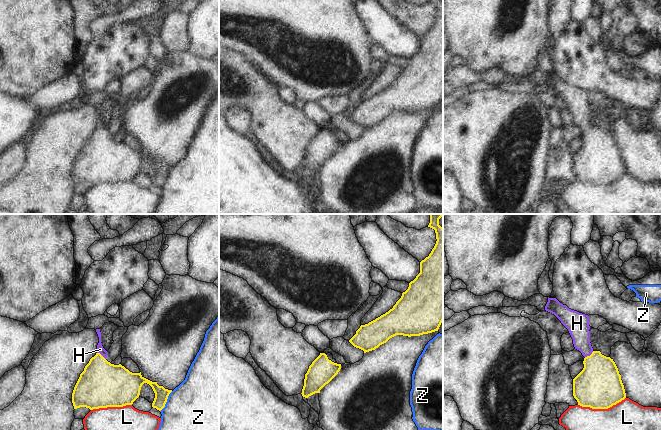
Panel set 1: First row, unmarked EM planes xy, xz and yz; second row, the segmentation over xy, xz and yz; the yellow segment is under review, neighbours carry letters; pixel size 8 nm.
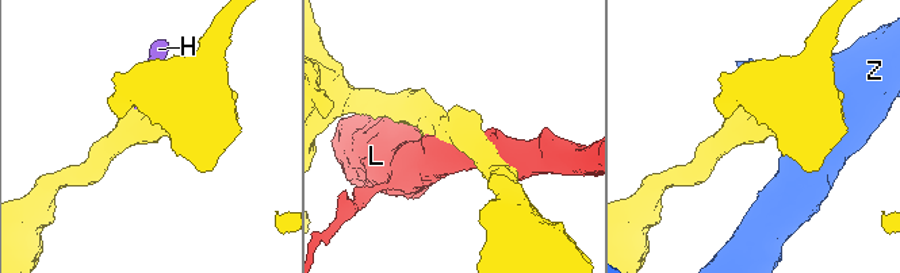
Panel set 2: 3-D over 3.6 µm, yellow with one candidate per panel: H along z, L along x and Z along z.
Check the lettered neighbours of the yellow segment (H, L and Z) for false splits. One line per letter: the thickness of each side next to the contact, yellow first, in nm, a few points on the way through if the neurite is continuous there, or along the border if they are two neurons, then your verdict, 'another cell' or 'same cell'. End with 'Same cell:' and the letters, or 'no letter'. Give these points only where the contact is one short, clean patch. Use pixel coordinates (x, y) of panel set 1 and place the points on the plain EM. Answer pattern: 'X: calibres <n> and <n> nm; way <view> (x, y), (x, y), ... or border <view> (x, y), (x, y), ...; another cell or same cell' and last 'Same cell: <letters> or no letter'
H: calibres 360 and 170 nm; way yz (598, 161), (598, 144), (590, 131), (581, 118), (578, 103); same cell
L: calibres 360 and 480 nm; another cell
Z: calibres 110 and 500 nm; another cell
Same cell: H

